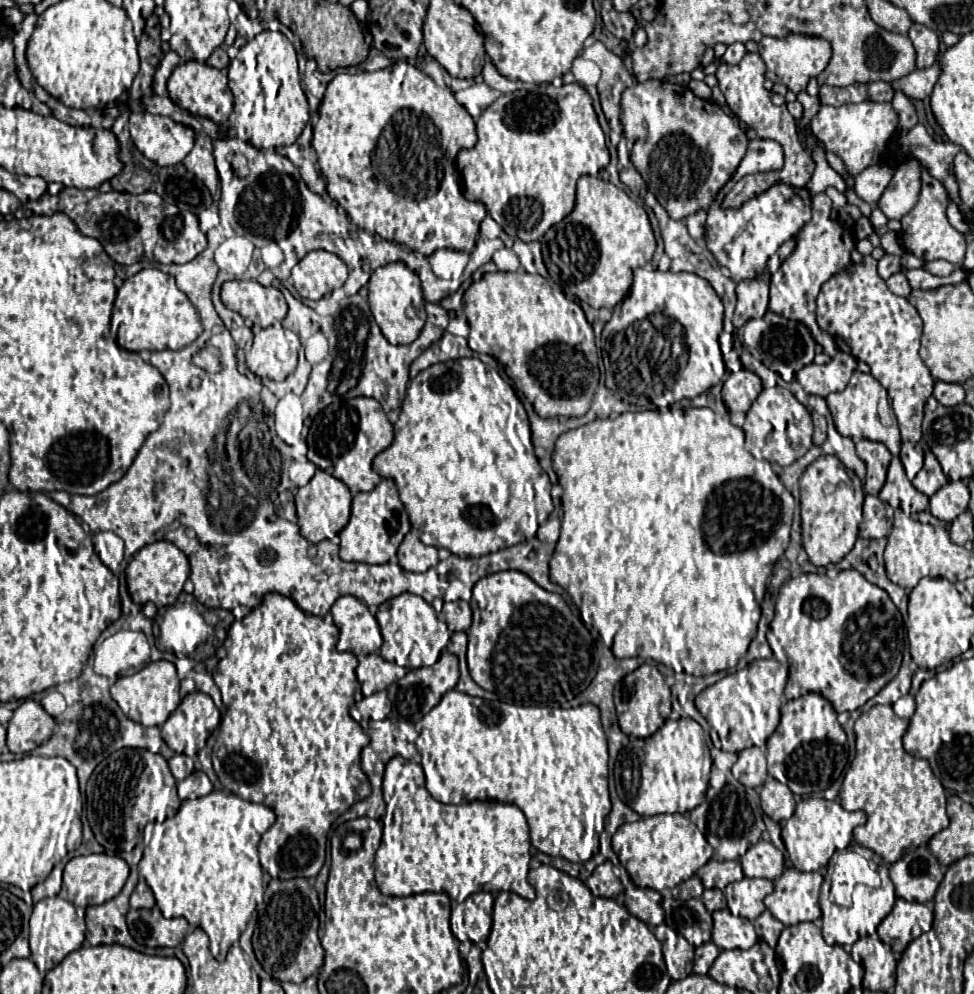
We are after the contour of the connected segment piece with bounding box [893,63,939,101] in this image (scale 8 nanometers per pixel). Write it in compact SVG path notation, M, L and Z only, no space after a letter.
M935 63L935 65L929 67L929 69L913 71L913 73L909 73L907 77L895 81L893 85L899 85L911 99L923 101L923 99L927 99L927 97L931 95L933 85L937 83L937 77L939 77L939 63Z

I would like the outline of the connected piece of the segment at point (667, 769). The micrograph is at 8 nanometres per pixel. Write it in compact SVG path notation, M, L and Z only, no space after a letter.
M667 719L663 727L645 739L645 761L641 765L641 785L621 785L621 801L639 815L687 813L706 798L712 767L706 733L693 719Z

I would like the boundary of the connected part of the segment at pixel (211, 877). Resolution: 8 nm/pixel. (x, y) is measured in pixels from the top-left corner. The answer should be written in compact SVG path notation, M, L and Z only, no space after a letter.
M211 791L205 797L183 801L181 809L162 823L149 823L143 830L144 850L139 861L139 876L155 893L157 907L165 917L185 917L191 925L201 927L209 935L211 955L225 959L231 945L245 931L257 901L263 900L263 869L257 857L261 835L275 823L275 813L261 805L245 801L231 791Z

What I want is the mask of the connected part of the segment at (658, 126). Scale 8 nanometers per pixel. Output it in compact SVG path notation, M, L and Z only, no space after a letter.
M647 81L643 85L645 89L653 89L653 95L651 91L625 95L621 103L621 123L627 137L627 147L631 151L631 163L641 173L641 177L647 179L649 191L657 197L665 211L669 211L671 219L683 219L699 209L709 209L709 203L715 199L717 191L731 179L737 163L741 163L747 151L749 141L739 125L739 119L735 115L727 115L713 101L695 97L689 87L675 85L671 81Z

